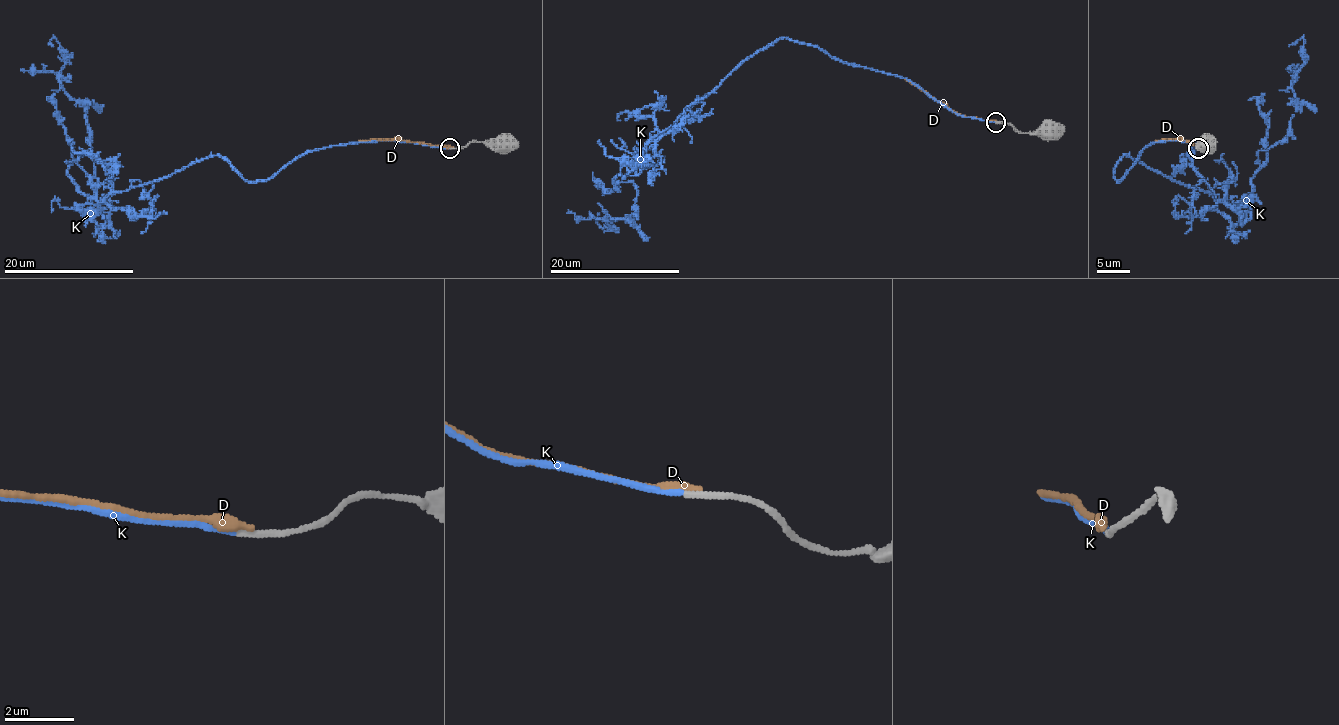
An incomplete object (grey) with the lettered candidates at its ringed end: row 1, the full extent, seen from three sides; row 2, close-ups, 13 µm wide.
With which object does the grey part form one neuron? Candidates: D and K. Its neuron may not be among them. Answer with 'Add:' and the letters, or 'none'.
Add: K

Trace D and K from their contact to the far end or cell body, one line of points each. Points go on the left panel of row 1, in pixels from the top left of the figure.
D: (451, 148), (412, 142), (359, 140)
K: (450, 148), (308, 150), (259, 181), (209, 155), (88, 212), (67, 169), (90, 150), (87, 121), (53, 46)

